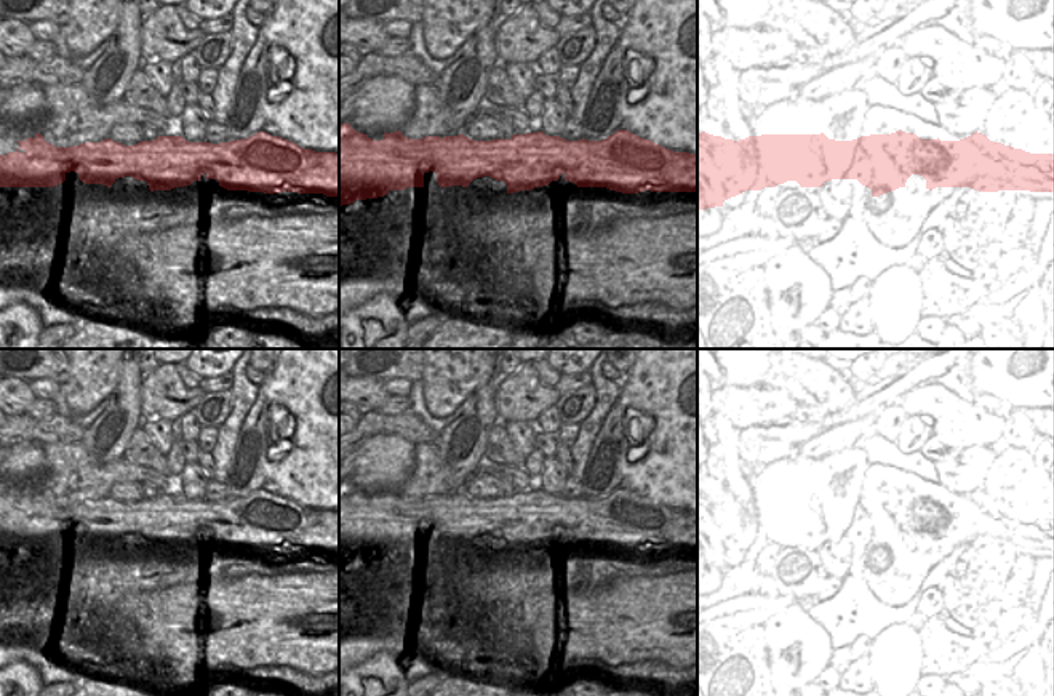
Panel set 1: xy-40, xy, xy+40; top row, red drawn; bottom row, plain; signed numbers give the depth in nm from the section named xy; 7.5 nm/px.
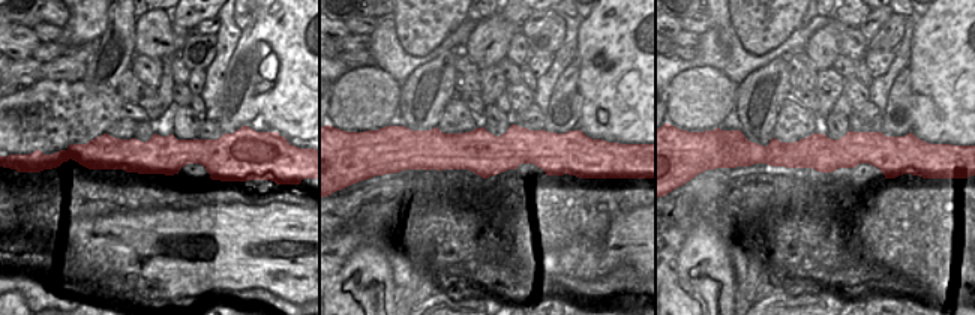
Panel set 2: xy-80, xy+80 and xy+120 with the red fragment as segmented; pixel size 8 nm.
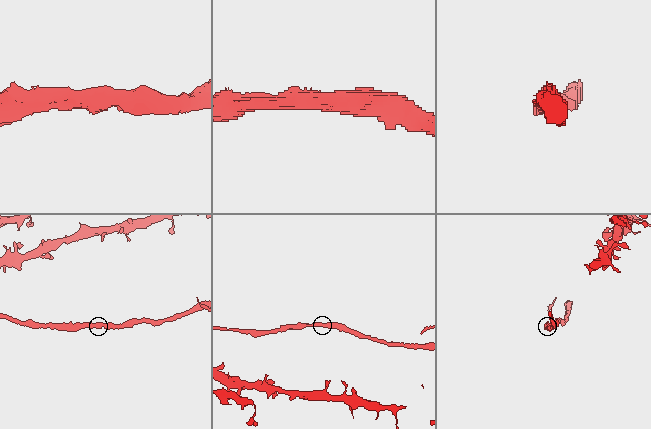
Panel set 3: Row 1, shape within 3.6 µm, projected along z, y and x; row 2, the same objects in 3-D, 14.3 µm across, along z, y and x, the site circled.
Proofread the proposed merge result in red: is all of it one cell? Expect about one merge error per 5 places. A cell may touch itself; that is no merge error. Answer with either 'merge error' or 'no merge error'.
no merge error

